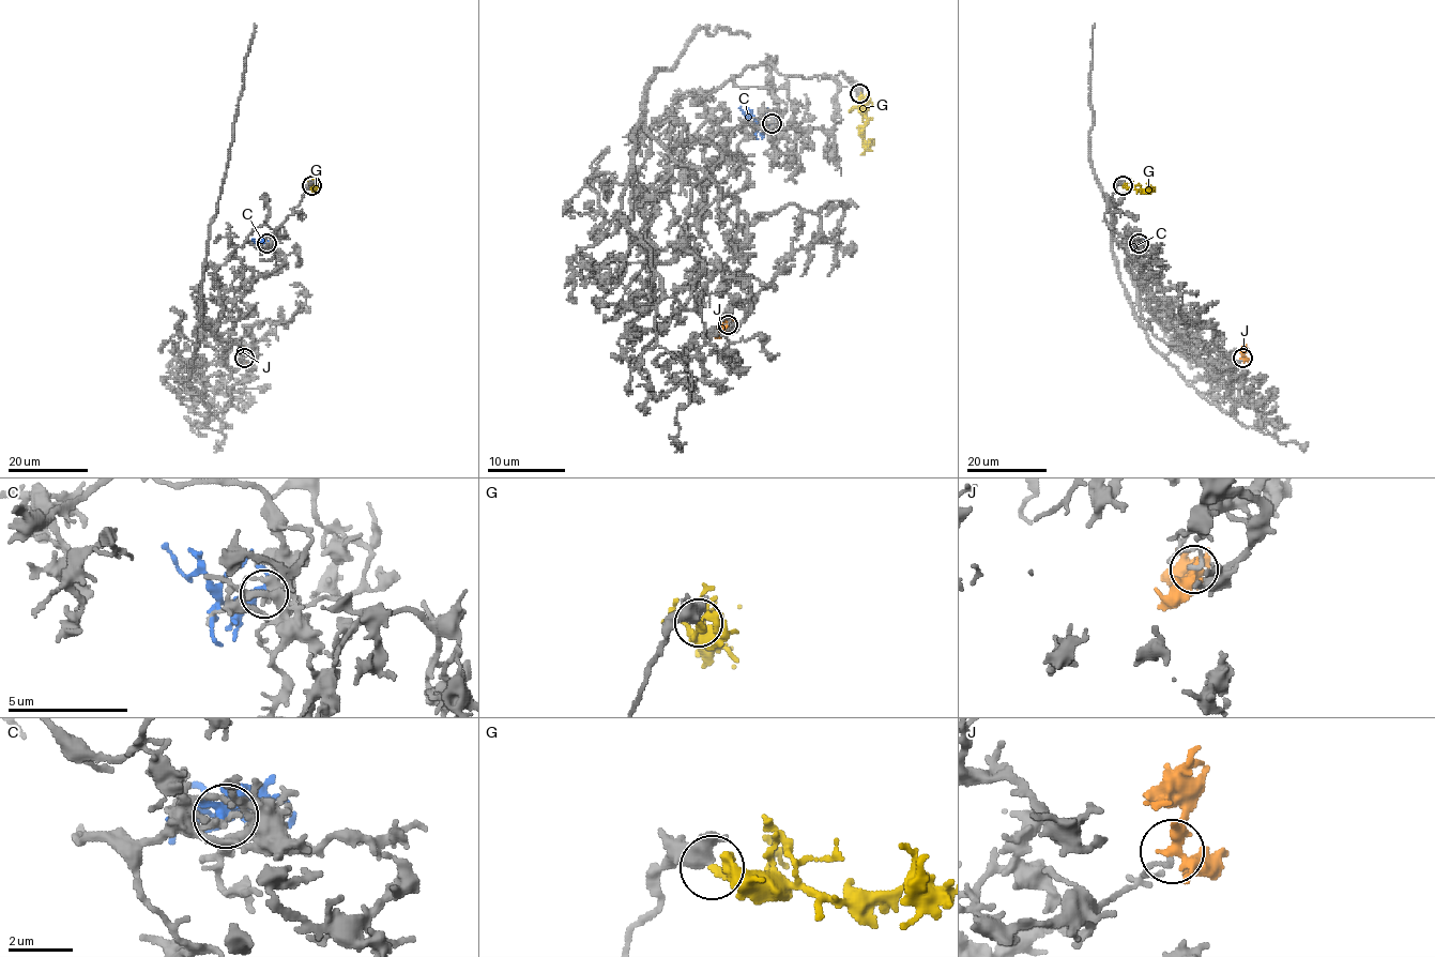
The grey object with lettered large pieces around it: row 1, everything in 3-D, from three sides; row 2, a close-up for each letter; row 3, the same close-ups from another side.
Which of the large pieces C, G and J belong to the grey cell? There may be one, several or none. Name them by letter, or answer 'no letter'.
no letter

